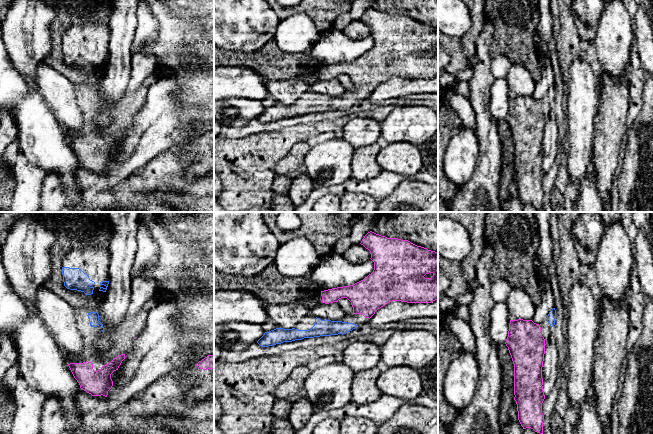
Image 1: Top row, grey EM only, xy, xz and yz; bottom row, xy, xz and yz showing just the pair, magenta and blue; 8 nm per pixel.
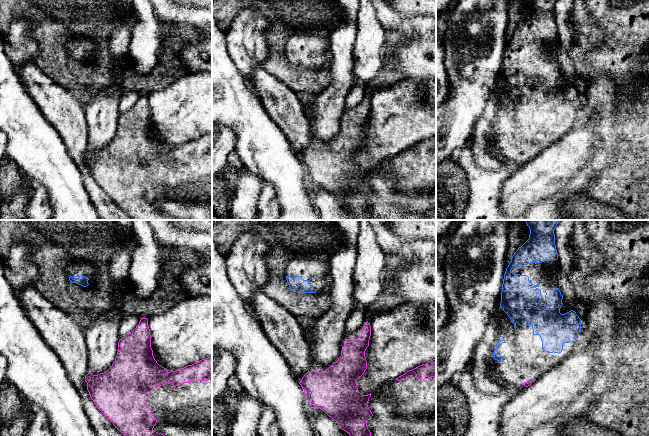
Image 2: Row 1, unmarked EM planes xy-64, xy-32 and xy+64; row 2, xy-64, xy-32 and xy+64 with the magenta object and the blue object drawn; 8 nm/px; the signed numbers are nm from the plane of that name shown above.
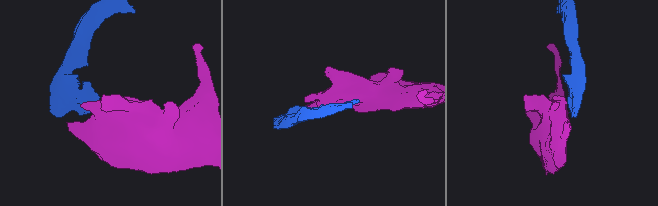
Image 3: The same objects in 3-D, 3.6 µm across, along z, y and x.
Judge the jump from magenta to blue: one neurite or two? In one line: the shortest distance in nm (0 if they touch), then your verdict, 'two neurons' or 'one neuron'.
80 nm apart; one neuron

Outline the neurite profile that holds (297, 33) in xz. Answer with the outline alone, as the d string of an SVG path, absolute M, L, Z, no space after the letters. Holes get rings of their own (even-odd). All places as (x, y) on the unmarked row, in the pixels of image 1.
M295 13L280 20L274 40L281 51L299 54L311 49L319 37L313 20L303 13Z

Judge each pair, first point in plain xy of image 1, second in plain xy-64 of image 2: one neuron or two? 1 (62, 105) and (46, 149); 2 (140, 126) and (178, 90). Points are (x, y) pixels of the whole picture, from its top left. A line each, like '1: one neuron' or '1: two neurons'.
1: two neurons
2: one neuron

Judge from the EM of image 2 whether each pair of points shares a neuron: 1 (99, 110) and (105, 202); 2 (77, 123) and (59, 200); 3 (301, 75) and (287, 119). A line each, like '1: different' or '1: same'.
1: different
2: different
3: different

